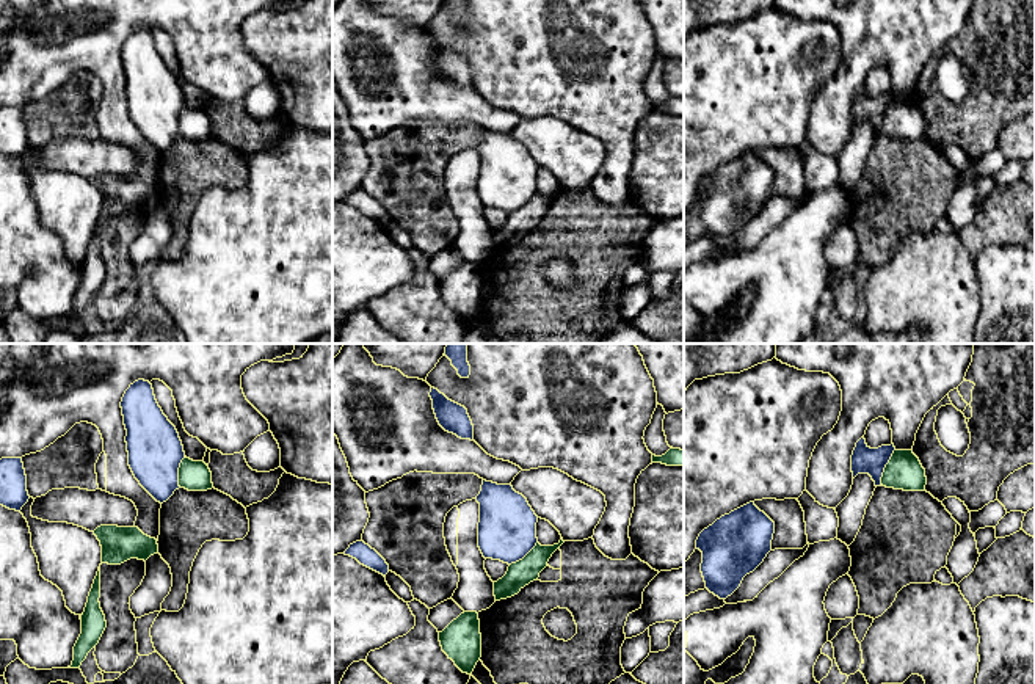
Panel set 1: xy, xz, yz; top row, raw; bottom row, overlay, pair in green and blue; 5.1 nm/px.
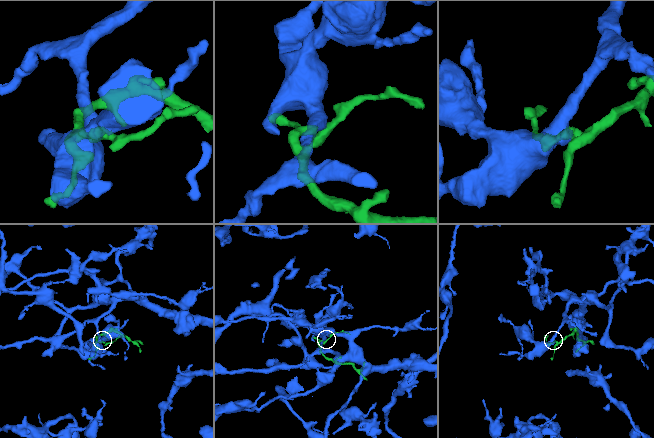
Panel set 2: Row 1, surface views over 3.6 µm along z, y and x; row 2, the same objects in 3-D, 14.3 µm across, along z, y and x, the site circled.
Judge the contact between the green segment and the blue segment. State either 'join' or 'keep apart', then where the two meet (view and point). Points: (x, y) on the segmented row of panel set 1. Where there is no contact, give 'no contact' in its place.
keep apart; meets green in yz at (886, 466)

